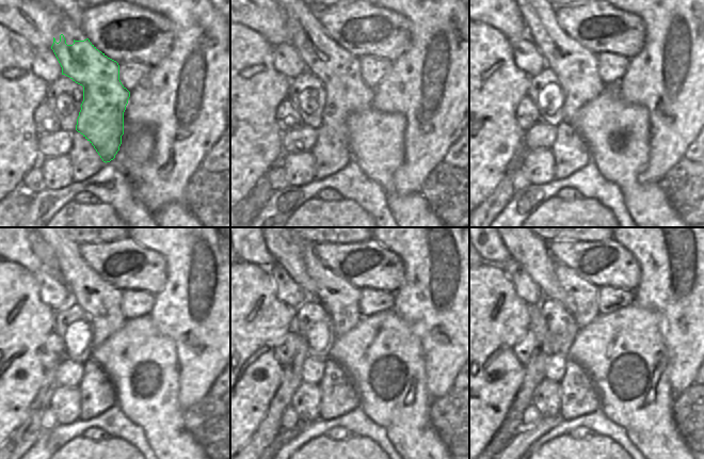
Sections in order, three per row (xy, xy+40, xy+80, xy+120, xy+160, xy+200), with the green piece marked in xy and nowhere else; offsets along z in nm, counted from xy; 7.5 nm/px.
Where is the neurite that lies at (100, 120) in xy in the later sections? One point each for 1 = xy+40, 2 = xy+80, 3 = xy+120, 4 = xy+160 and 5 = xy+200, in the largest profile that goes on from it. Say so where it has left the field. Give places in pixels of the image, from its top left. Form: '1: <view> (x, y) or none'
1: xy+40 (339, 70)
2: xy+80 (576, 67)
3: xy+120 (101, 302)
4: xy+160 (339, 298)
5: xy+200 (586, 295)

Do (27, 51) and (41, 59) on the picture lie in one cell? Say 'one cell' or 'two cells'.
two cells

